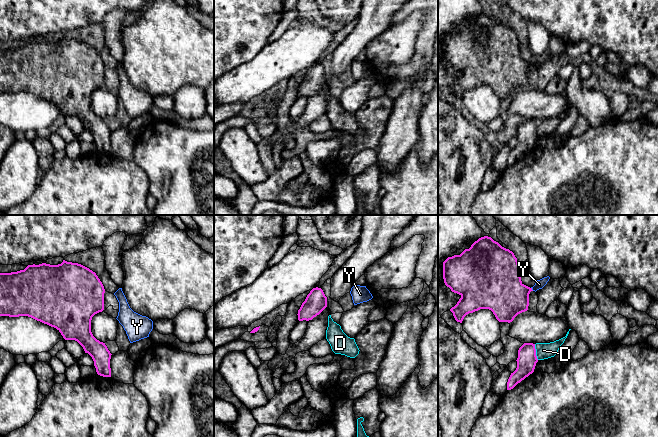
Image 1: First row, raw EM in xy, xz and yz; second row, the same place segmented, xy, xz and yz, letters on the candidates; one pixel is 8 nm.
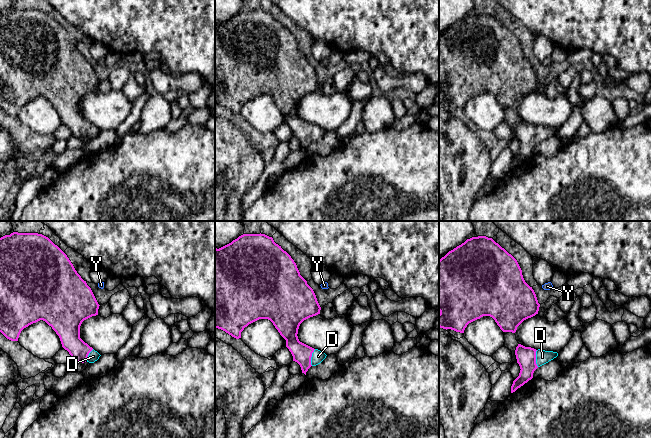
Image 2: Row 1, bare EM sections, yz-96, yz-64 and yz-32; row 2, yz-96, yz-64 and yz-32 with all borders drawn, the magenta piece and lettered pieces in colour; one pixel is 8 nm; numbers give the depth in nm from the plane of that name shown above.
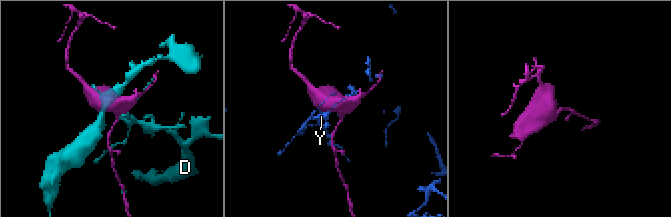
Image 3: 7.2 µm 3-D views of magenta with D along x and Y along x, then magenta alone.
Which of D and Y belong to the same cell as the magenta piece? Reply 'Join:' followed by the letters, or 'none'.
Join: D

